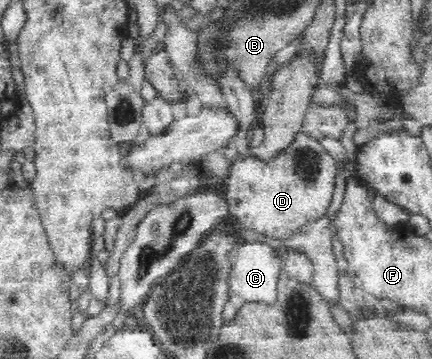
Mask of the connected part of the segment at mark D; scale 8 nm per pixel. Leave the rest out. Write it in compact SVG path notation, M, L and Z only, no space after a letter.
M299 130L294 141L268 160L255 156L233 160L225 179L229 214L269 239L289 239L301 227L325 217L337 183L337 161L312 135Z

